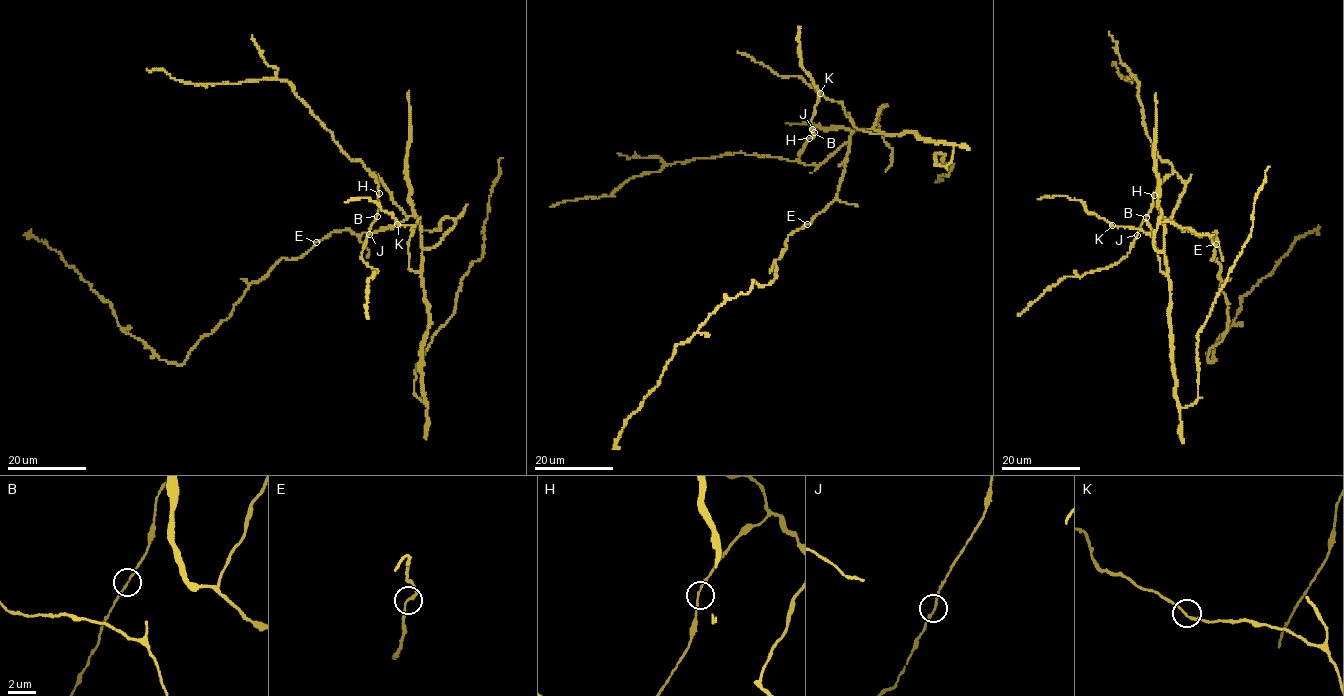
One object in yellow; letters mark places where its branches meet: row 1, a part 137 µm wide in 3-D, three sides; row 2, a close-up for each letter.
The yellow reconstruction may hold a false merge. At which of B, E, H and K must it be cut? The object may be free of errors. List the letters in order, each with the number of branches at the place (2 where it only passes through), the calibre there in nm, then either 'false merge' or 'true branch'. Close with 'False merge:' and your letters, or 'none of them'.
B: branches 2; calibre 130 nm; true branch
E: branches 2; calibre 160 nm; true branch
H: branches 2; calibre 140 nm; true branch
K: branches 2; calibre 130 nm; true branch
False merge: none of them

